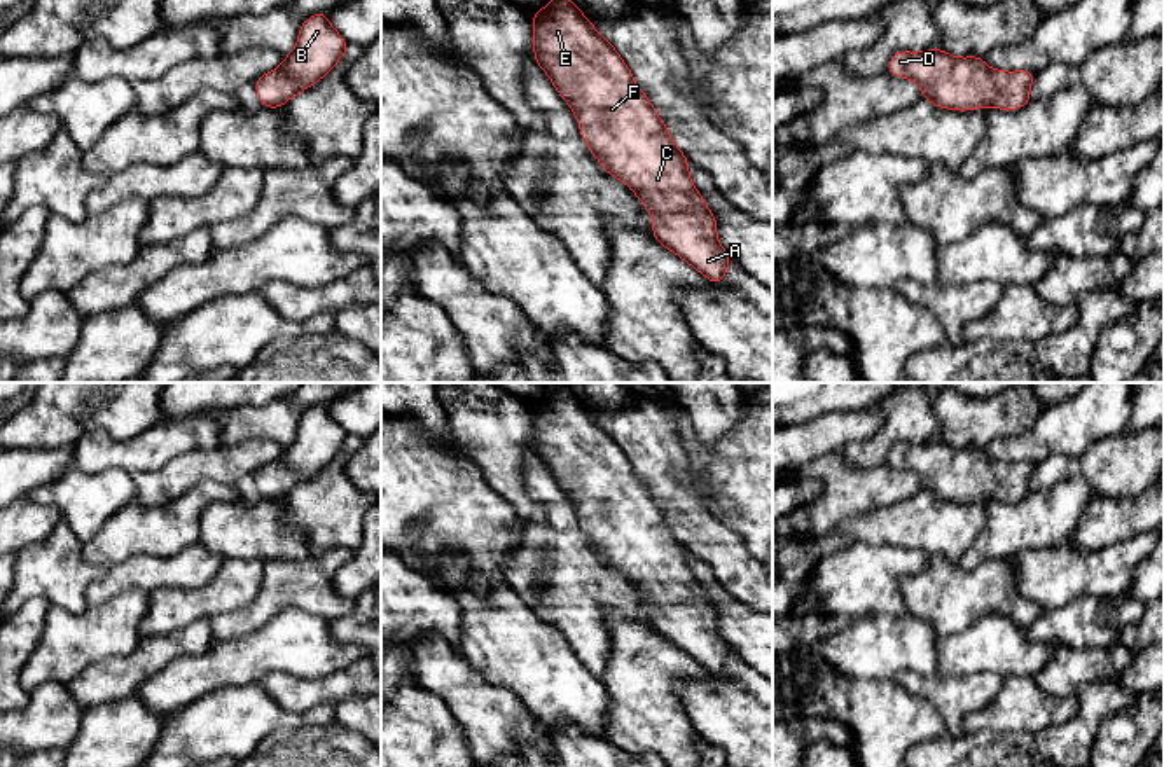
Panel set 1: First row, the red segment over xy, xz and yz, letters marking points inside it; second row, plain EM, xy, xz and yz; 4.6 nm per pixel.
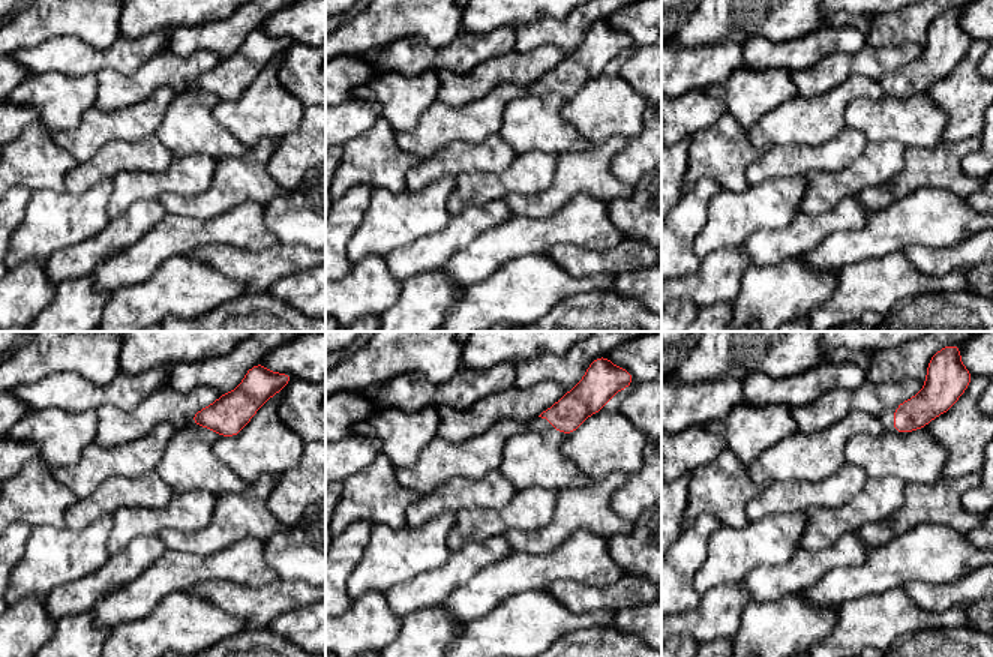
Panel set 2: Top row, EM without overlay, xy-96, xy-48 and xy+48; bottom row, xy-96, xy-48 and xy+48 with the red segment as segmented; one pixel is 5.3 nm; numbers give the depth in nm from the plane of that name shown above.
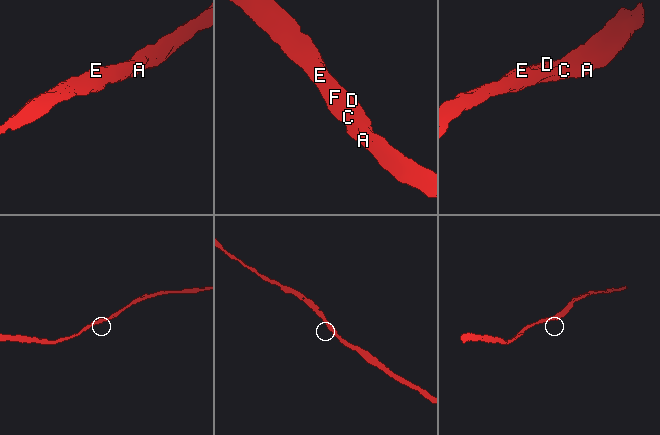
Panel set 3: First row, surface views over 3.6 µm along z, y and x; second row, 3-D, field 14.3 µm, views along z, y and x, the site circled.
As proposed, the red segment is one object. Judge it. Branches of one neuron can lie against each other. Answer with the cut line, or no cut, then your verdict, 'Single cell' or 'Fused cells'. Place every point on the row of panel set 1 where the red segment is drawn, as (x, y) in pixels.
No split. Single cell

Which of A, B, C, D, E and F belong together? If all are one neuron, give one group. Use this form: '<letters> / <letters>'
A B C D E F

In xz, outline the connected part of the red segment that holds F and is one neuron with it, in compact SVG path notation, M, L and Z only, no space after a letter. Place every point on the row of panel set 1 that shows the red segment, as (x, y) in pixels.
M549 0L530 17L537 65L577 115L580 135L605 173L624 182L645 204L654 220L652 234L657 243L682 257L710 283L724 283L732 259L718 243L715 213L696 190L687 169L689 159L675 145L624 59L572 0Z

